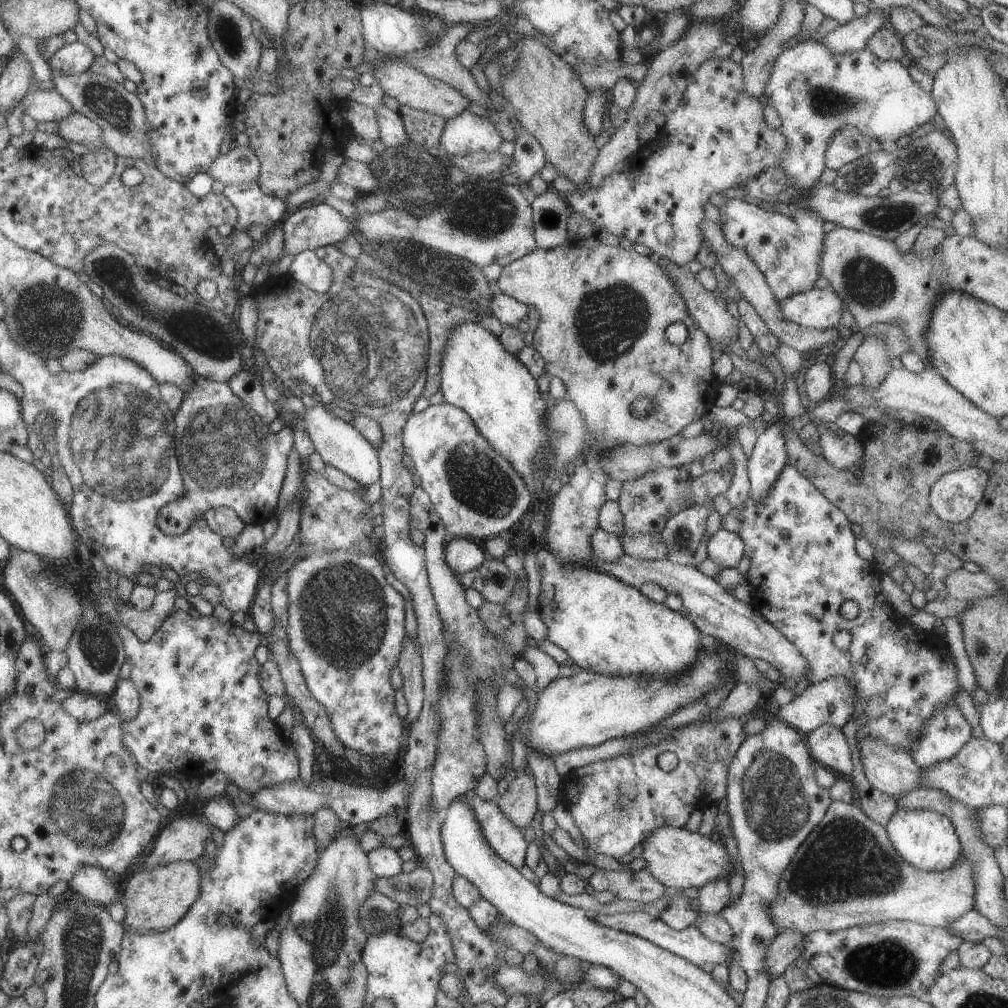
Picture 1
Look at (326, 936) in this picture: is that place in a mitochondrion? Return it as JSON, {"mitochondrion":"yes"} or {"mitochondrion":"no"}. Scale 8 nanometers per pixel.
{"mitochondrion":"yes"}

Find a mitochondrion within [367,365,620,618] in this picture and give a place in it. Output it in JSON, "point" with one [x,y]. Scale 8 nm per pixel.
{"point":[476,480]}

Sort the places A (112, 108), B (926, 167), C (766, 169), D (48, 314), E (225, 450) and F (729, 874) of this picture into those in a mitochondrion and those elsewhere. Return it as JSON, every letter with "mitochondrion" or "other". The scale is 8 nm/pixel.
{"A":"mitochondrion","B":"mitochondrion","C":"other","D":"mitochondrion","E":"mitochondrion","F":"other"}

